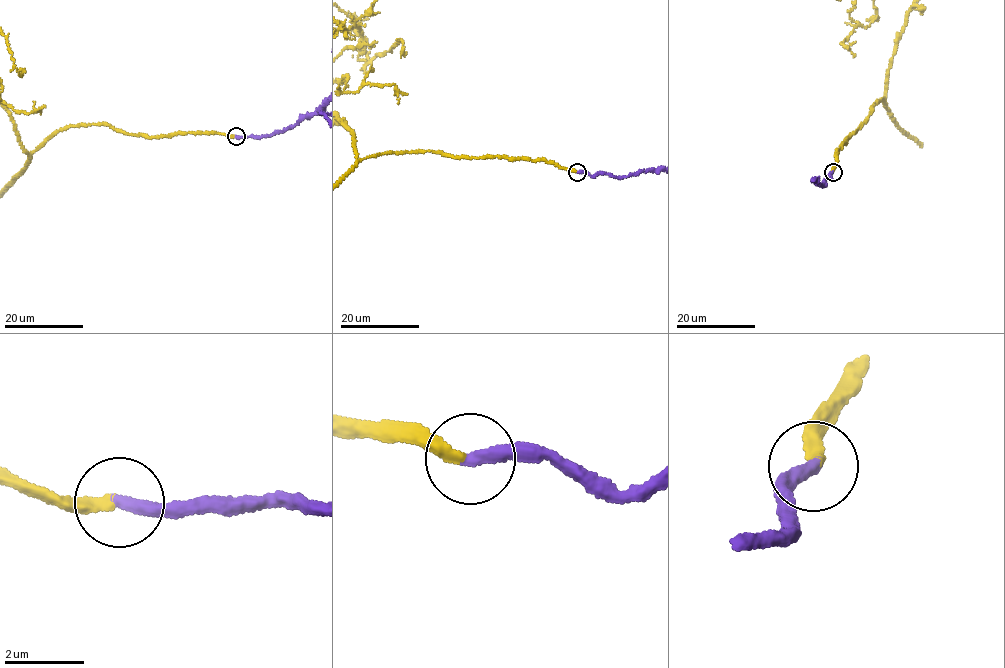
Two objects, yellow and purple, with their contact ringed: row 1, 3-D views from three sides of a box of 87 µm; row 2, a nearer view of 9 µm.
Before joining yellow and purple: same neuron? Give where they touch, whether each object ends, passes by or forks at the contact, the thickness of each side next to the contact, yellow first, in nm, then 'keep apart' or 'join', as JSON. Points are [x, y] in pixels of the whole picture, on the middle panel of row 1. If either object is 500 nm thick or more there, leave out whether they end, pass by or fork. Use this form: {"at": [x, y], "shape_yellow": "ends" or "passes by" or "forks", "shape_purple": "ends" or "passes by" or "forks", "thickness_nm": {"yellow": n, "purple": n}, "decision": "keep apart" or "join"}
{"at": [577, 172], "shape_yellow": "ends", "shape_purple": "ends", "thickness_nm": {"yellow": 260, "purple": 360}, "decision": "join"}

